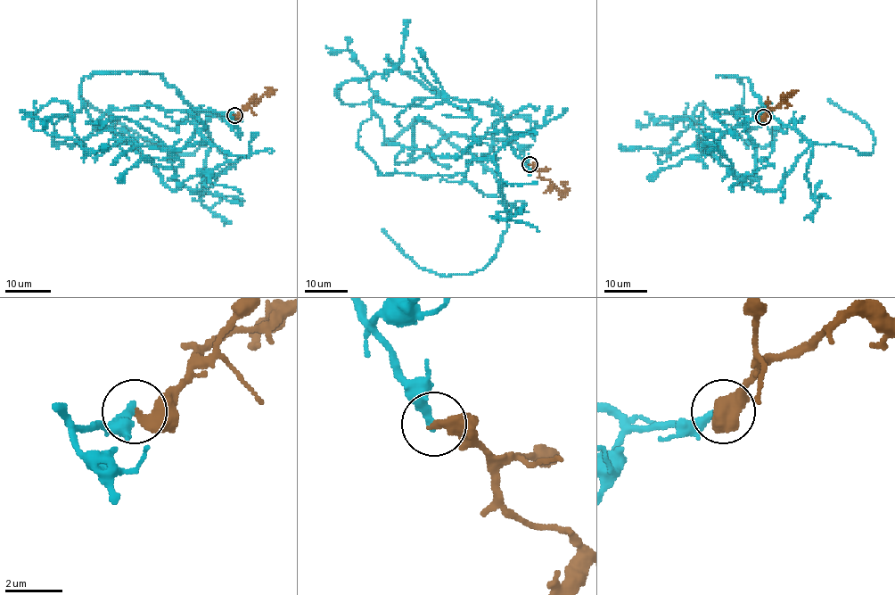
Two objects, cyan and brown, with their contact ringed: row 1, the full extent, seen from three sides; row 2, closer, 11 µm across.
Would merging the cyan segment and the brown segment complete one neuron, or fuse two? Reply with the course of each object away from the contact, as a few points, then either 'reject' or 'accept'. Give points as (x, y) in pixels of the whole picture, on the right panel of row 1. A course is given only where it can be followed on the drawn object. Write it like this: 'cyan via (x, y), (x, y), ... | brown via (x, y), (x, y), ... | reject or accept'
cyan via (763, 117), (733, 108), (761, 114), (743, 125), (743, 85), (718, 76), (809, 144), (776, 189), (660, 125) | brown via (763, 117), (791, 94), (785, 94), (780, 99) | reject

